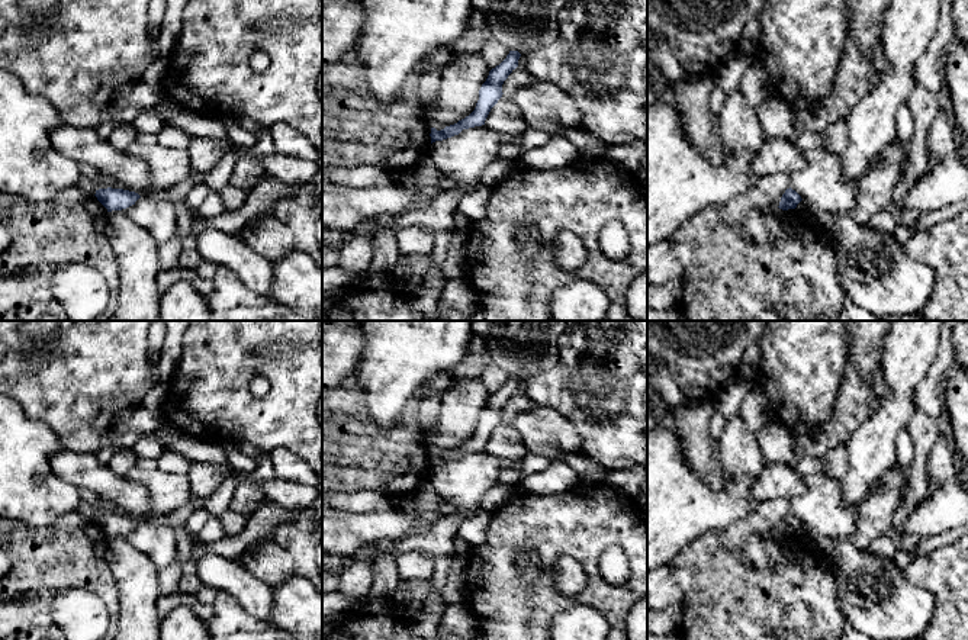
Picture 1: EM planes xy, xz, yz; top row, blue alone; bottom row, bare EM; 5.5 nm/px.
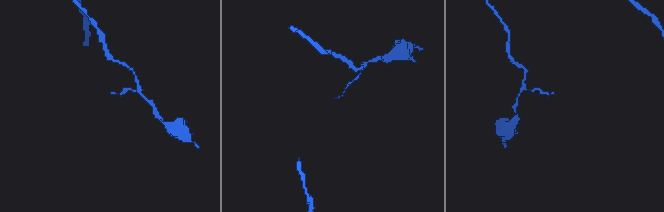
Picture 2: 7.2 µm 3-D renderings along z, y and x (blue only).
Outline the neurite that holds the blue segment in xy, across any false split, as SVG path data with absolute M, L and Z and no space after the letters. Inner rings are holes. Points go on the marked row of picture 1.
M112 187L99 189L94 196L107 209L107 212L126 209L135 205L135 202L141 197L135 192Z

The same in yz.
M791 187L785 190L785 193L782 194L781 197L781 202L779 202L779 209L782 210L788 210L788 209L795 209L797 205L801 202L801 196L792 190Z

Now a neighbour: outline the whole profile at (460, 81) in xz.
M467 54L441 65L431 128L441 131L469 116L476 107L479 90L488 75L489 68L480 54Z

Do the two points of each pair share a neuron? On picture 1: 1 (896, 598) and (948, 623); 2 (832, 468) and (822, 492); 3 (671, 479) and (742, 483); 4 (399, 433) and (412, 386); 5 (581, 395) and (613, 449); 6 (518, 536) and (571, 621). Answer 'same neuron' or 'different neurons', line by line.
1: different neurons
2: different neurons
3: same neuron
4: different neurons
5: same neuron
6: different neurons

